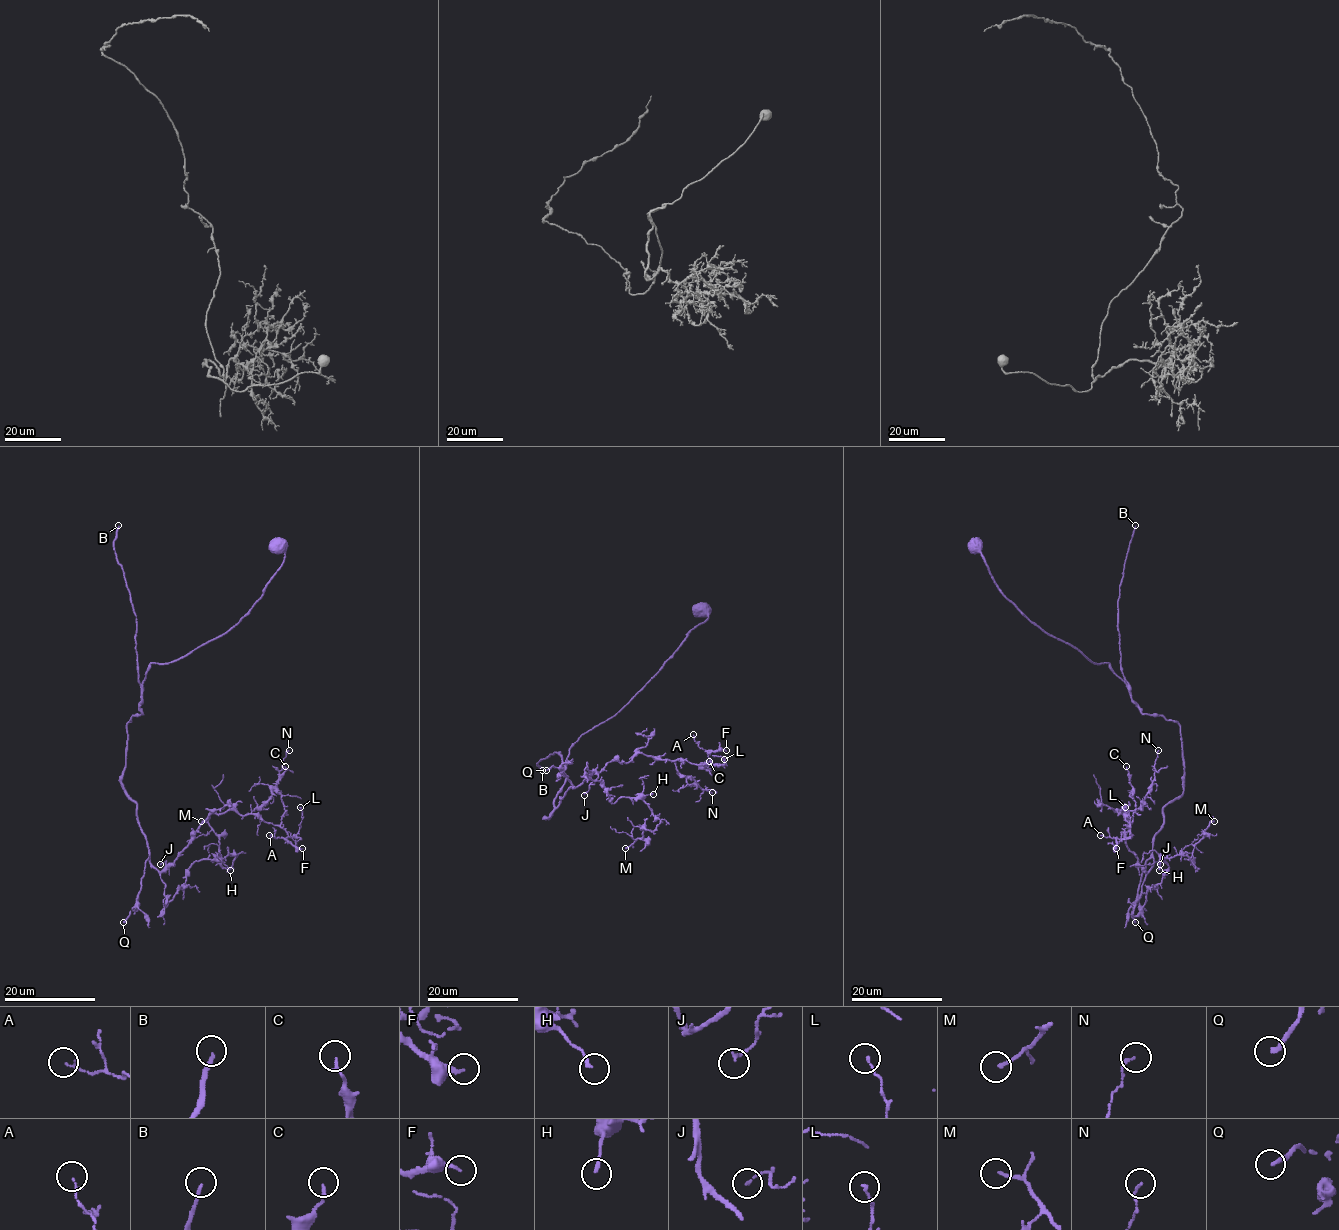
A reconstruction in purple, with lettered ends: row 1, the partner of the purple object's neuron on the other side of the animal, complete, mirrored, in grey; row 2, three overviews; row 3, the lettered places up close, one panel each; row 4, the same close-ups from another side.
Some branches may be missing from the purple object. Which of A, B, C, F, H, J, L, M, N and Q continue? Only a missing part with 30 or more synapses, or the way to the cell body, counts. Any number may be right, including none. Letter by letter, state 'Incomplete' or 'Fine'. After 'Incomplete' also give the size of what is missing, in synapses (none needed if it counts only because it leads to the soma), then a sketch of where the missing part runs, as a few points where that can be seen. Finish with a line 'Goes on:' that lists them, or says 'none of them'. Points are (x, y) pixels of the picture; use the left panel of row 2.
A: Fine
B: Incomplete. Roughly 110 synapses
C: Fine
F: Fine
H: Fine
J: Fine
L: Fine
M: Fine
N: Fine
Q: Incomplete. Roughly 400 synapses. Course of what is missing: (123, 922), (81, 989), (105, 973), (132, 993), (147, 985), (182, 930), (177, 919), (178, 927)
Goes on: B, Q

